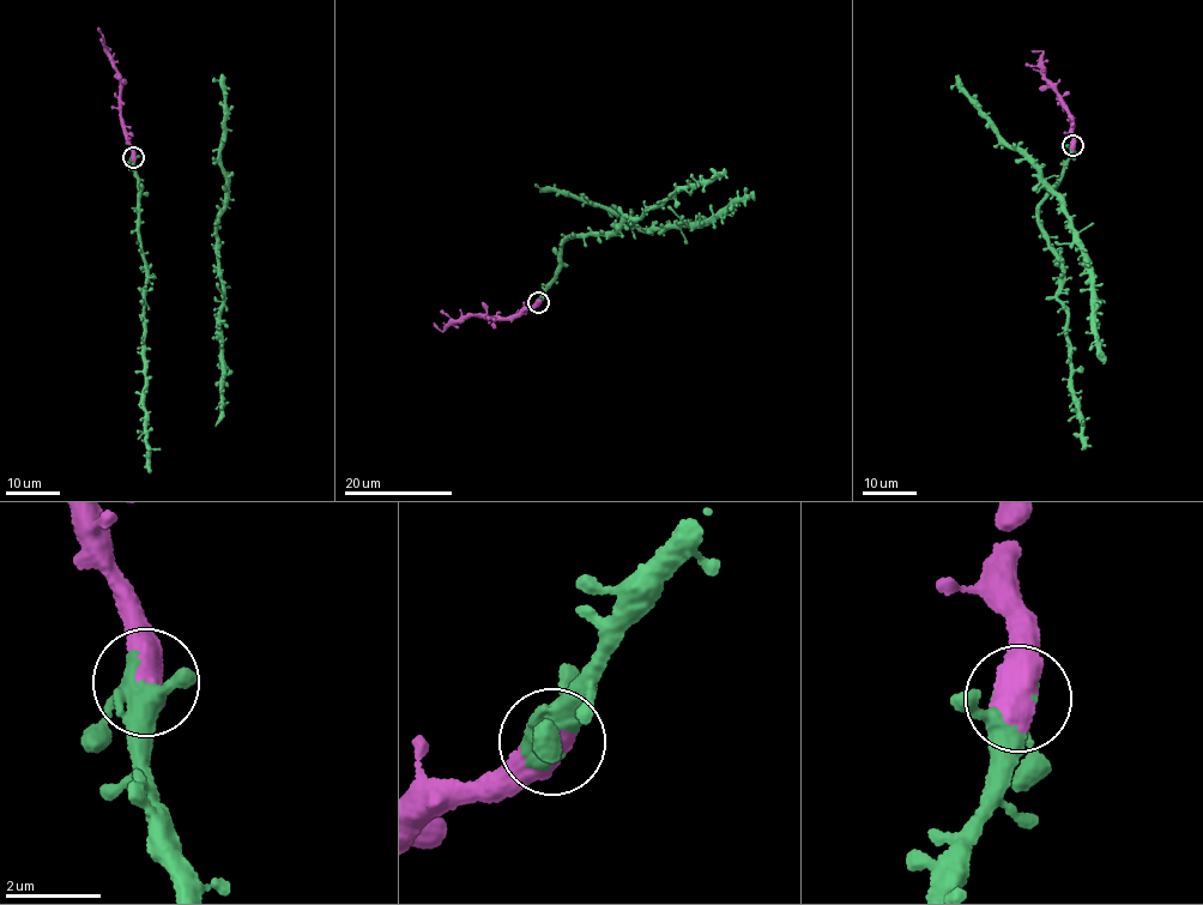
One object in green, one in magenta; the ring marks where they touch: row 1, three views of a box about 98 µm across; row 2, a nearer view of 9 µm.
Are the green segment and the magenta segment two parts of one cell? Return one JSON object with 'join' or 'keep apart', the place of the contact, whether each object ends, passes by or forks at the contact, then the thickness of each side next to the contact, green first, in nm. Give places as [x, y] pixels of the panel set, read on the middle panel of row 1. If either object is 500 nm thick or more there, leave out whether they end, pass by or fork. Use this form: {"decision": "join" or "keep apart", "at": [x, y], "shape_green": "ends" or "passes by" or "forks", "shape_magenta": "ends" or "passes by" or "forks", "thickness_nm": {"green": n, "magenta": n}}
{"decision": "join", "at": [538, 302], "thickness_nm": {"green": 320, "magenta": 800}}

